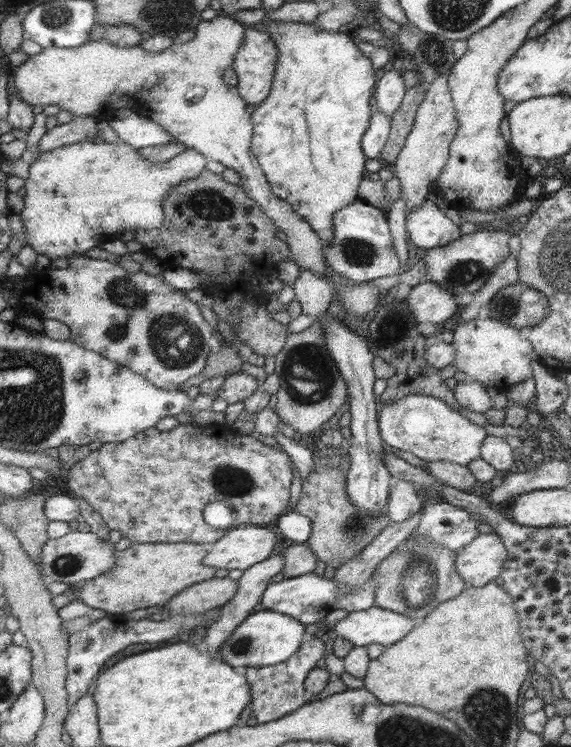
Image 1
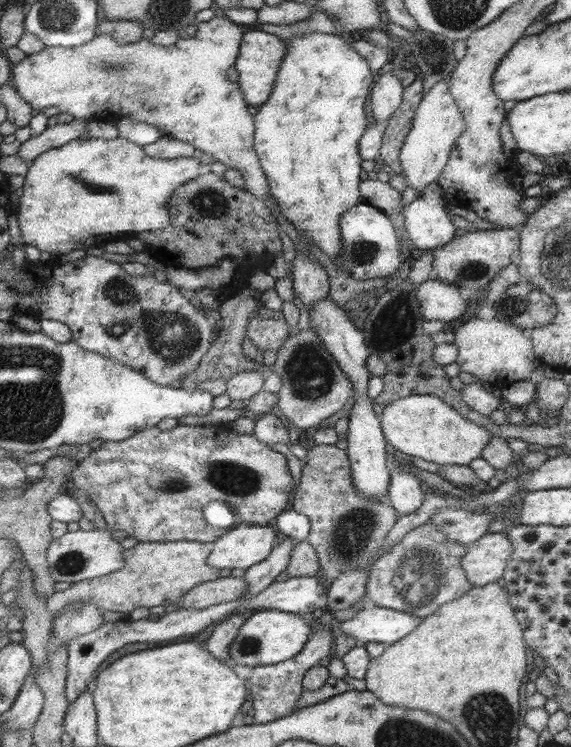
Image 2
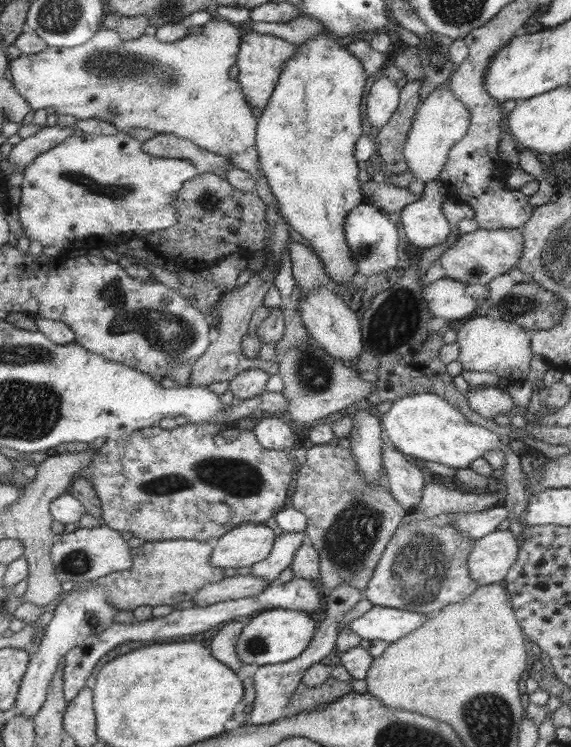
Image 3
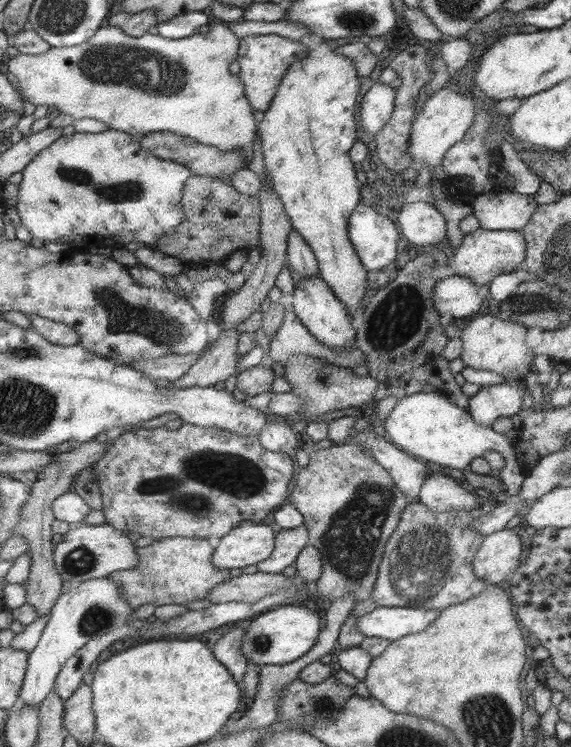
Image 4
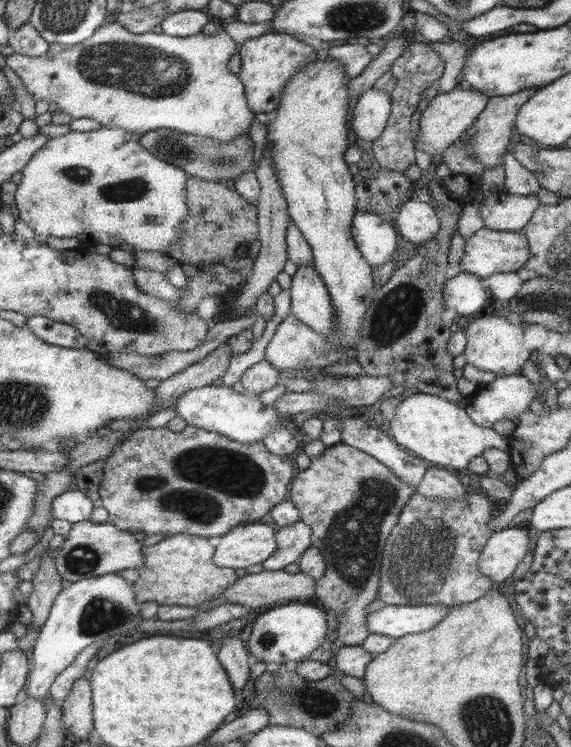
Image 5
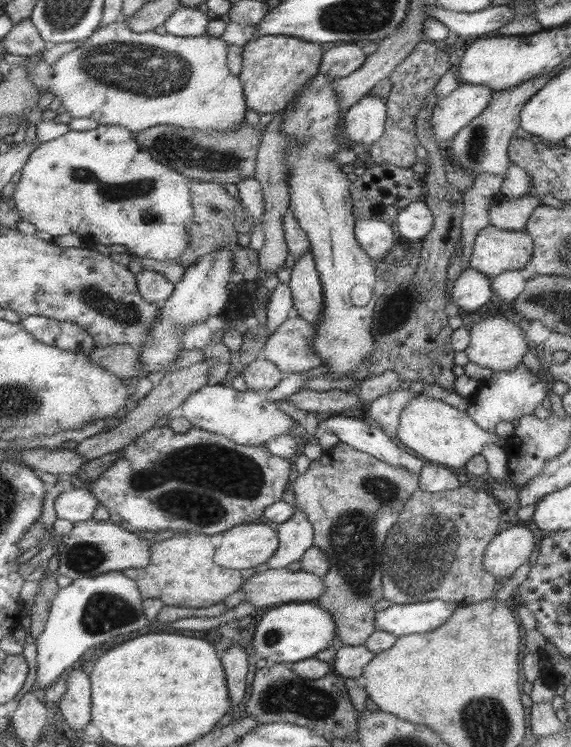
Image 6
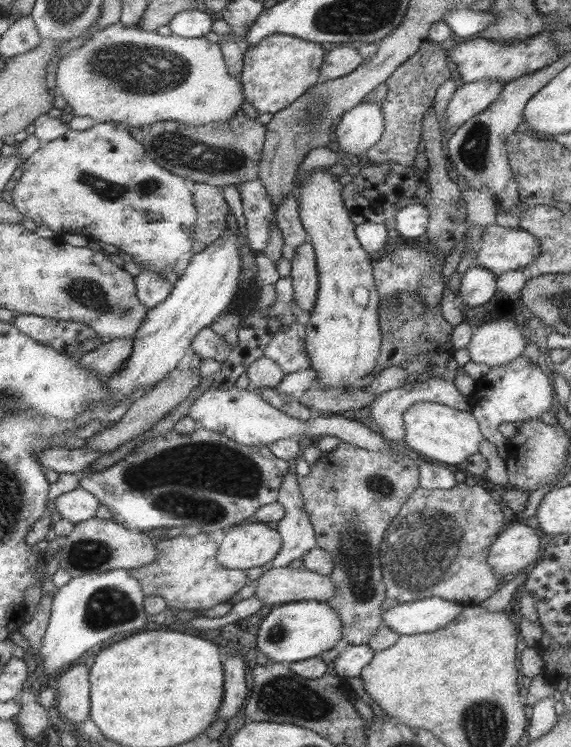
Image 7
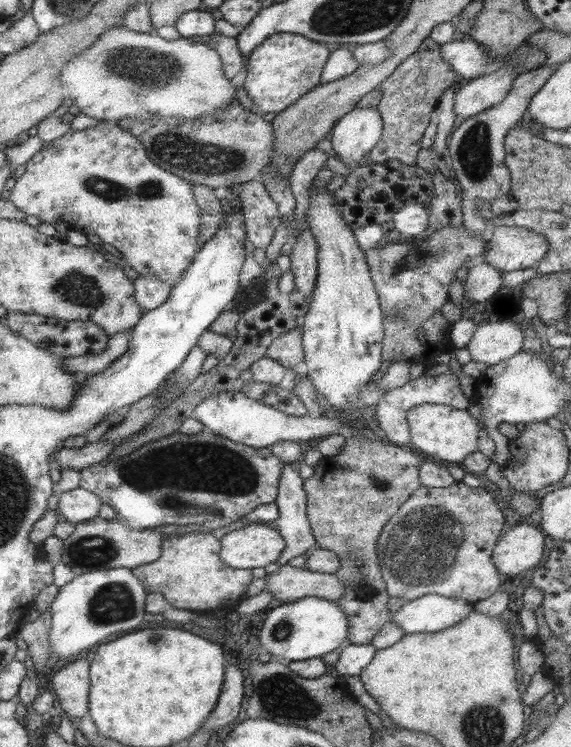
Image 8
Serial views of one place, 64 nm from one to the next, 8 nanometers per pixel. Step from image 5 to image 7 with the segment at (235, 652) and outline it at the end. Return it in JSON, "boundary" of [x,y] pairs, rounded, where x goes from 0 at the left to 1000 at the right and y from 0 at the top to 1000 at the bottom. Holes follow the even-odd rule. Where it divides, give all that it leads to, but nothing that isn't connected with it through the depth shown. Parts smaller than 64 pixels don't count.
{"boundary":[[[394,880],[391,888],[396,900],[394,916],[391,916],[391,940],[384,948],[380,964],[401,964],[408,961],[433,929],[429,920],[429,885],[422,880]]]}

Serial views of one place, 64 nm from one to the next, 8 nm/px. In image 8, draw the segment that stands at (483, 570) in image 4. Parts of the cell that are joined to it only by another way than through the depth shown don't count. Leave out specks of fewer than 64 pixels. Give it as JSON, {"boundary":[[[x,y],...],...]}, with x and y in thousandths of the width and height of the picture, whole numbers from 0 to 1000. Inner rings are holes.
{"boundary":[[[905,700],[888,708],[865,731],[860,750],[877,768],[898,774],[923,760],[933,763],[937,758],[944,758],[951,734],[951,715],[940,705]]]}

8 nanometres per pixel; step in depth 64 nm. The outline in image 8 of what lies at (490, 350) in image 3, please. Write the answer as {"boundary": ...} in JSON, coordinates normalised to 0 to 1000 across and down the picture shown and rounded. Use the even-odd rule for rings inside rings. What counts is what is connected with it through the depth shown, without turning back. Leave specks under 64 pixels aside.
{"boundary":[[[867,430],[834,436],[816,466],[825,483],[853,490],[886,483],[914,469],[918,446],[895,430]]]}

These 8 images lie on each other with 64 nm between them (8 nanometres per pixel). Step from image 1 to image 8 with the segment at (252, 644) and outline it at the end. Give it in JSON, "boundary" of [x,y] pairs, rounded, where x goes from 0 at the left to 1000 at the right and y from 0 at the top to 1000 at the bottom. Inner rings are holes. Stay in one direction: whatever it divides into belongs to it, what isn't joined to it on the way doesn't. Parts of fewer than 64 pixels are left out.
{"boundary":[[[550,798],[497,807],[473,817],[452,850],[454,862],[464,873],[510,886],[576,876],[594,867],[608,853],[609,827],[595,811],[585,805]]]}

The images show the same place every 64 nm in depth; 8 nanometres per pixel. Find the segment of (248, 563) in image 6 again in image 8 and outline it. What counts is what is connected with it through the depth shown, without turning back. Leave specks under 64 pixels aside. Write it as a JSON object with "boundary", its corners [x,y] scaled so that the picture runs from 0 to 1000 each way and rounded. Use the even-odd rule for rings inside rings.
{"boundary":[[[457,700],[394,714],[384,750],[405,762],[457,762],[480,755],[501,731],[496,718]]]}

